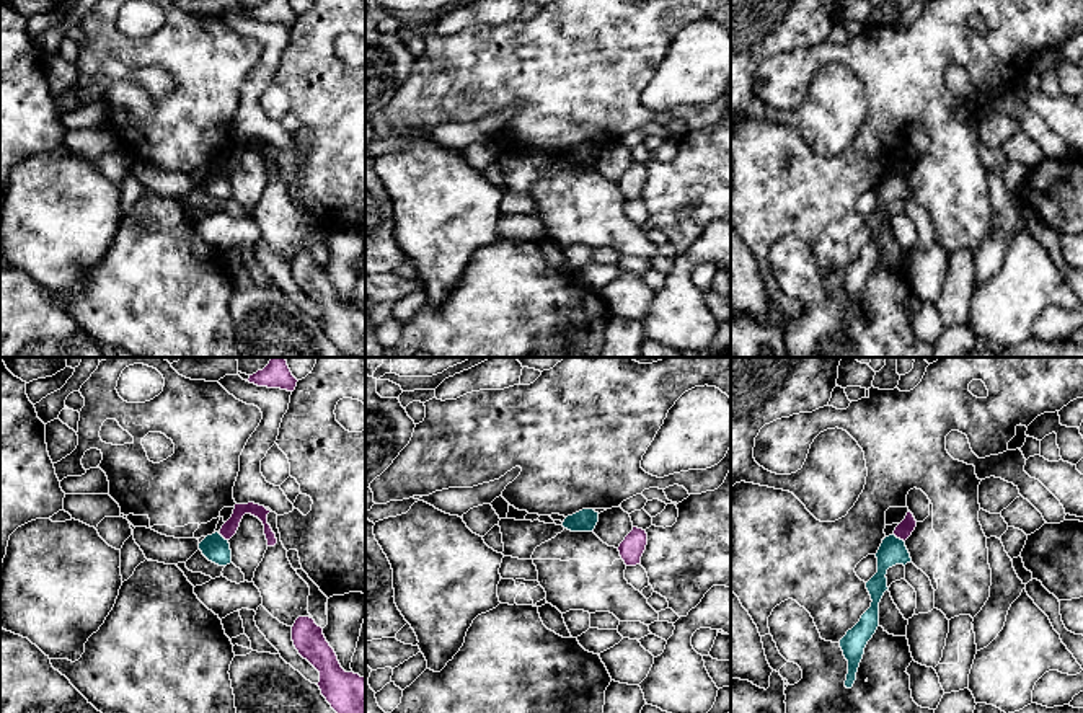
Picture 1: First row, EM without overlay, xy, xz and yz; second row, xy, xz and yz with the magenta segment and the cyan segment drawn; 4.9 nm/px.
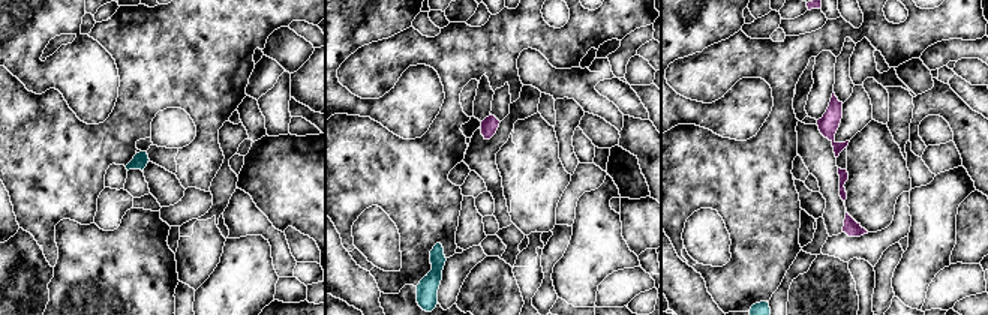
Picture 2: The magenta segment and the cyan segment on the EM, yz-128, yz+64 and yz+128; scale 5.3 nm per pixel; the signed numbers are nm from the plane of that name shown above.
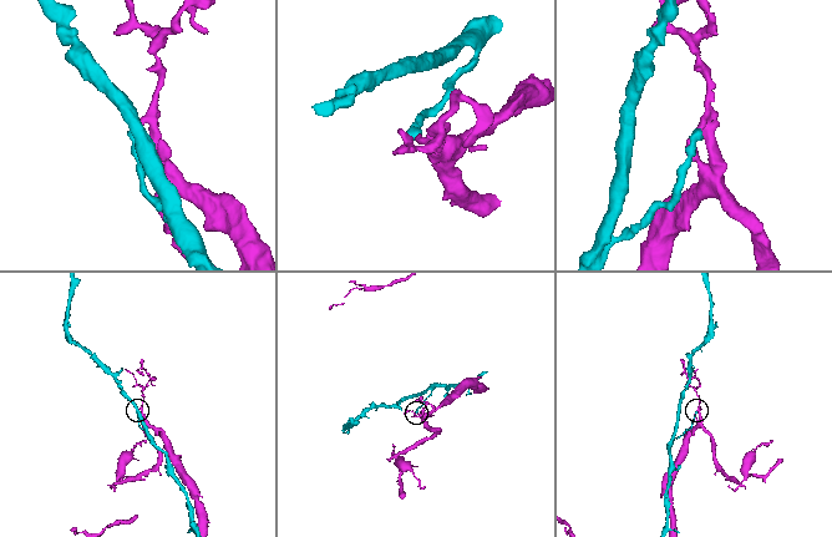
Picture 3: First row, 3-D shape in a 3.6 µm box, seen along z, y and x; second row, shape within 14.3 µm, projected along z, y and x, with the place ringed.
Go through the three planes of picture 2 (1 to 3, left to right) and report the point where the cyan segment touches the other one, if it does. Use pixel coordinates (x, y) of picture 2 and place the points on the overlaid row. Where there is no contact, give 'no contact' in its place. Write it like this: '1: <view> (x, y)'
1: no contact
2: no contact
3: no contact

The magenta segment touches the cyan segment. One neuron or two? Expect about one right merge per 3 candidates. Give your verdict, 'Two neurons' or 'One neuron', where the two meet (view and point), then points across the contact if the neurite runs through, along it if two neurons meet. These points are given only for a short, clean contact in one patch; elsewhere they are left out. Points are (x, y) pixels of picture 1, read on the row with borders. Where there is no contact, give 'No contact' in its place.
Two neurons. Touches magenta at yz (899, 537). Boundary: yz (892, 534), (904, 542)

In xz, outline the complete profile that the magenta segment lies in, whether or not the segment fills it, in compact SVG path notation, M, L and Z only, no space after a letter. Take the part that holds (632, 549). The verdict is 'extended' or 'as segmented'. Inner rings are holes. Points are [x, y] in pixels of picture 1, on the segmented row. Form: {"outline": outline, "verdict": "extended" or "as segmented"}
{"outline": "M633 527L633 530L620 543L618 551L626 566L641 565L641 556L648 545L648 534L643 529Z", "verdict": "as segmented"}

